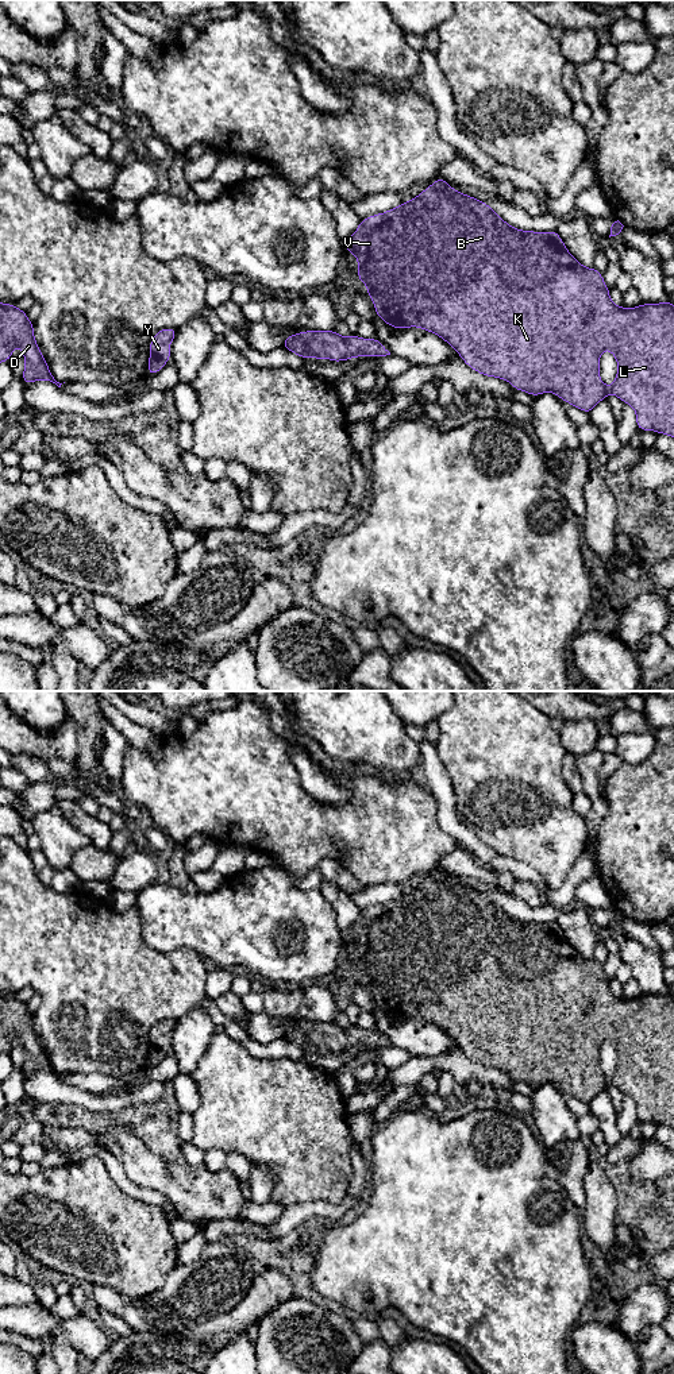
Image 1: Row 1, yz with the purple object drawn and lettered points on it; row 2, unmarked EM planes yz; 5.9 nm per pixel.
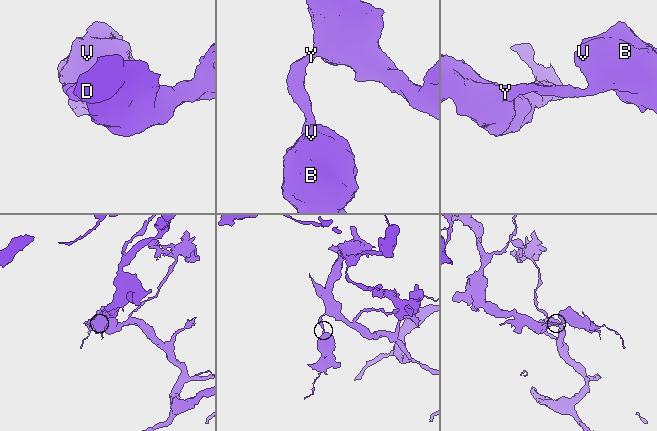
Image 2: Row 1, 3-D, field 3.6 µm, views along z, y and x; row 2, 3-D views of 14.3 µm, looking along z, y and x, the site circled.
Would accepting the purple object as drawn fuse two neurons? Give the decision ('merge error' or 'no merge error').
no merge error

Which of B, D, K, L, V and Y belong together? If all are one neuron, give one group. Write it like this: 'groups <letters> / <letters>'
groups B D K L V Y

